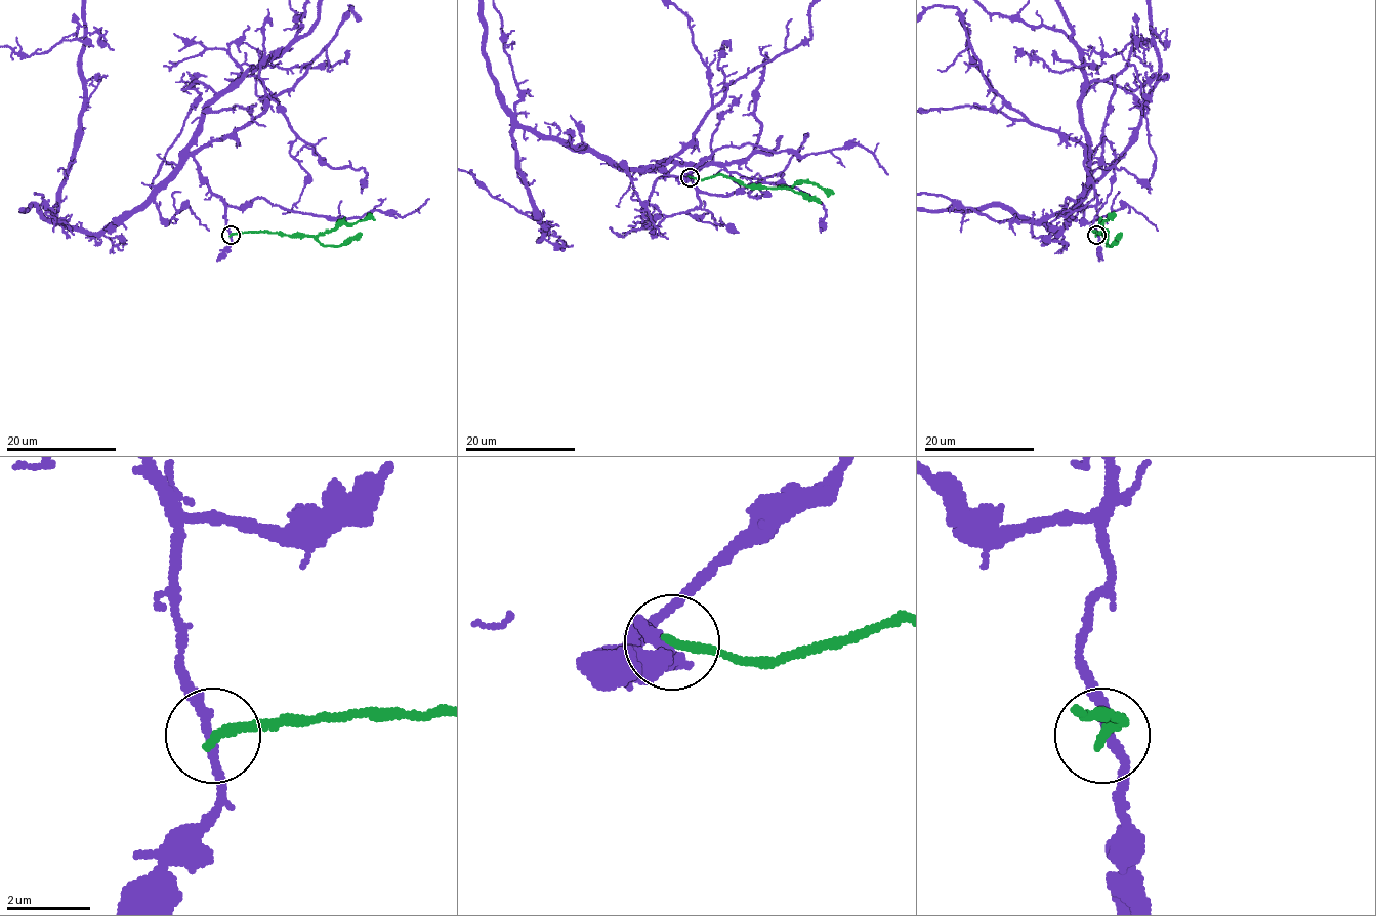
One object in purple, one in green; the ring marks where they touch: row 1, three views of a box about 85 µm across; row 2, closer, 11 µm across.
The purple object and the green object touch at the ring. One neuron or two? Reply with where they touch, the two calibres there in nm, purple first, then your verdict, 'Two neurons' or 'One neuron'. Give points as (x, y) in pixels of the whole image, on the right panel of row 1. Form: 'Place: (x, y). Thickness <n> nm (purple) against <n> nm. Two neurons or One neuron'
Place: (1096, 235). Thickness 220 nm (purple) against 240 nm. Two neurons

